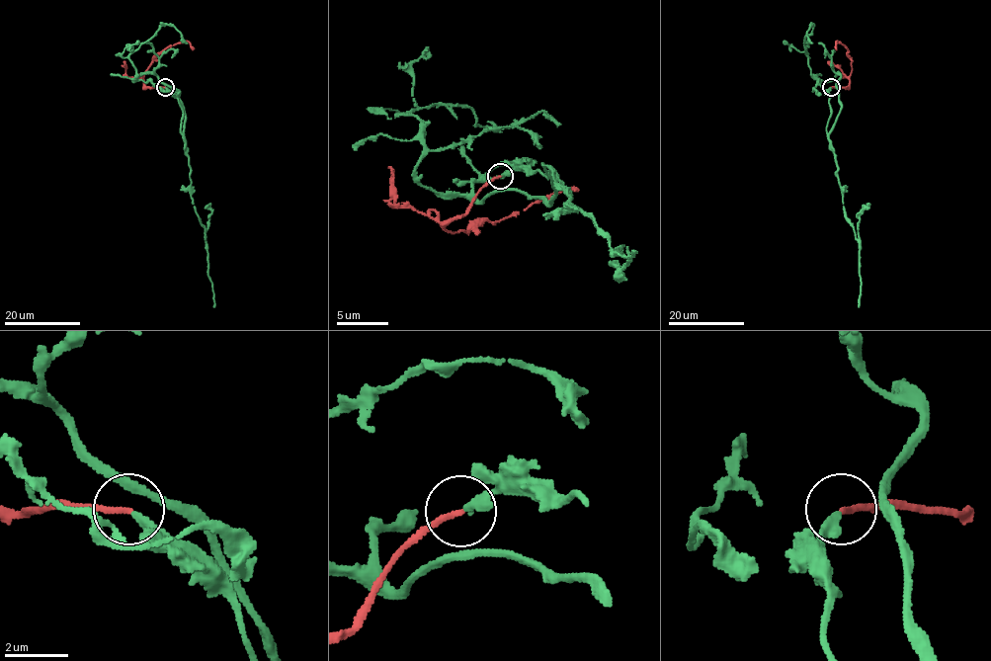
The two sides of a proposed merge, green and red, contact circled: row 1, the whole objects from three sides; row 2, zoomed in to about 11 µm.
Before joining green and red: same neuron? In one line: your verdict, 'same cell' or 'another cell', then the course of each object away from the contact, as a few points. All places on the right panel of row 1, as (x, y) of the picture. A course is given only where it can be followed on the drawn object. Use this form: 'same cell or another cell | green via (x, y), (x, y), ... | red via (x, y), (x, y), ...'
same cell | green via (830, 88), (827, 133), (840, 75), (811, 73), (804, 38), (813, 24), (811, 42) | red via (830, 87), (847, 87), (852, 71), (852, 59), (844, 44), (837, 41), (836, 48)

